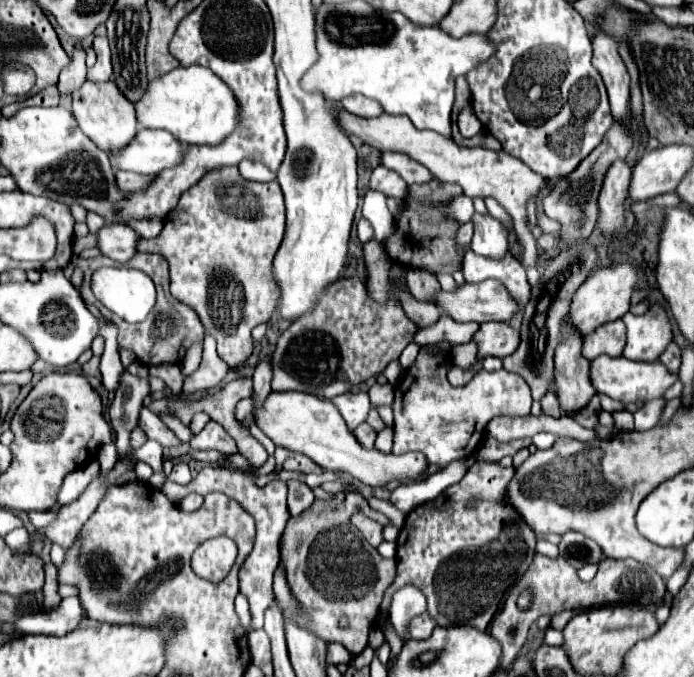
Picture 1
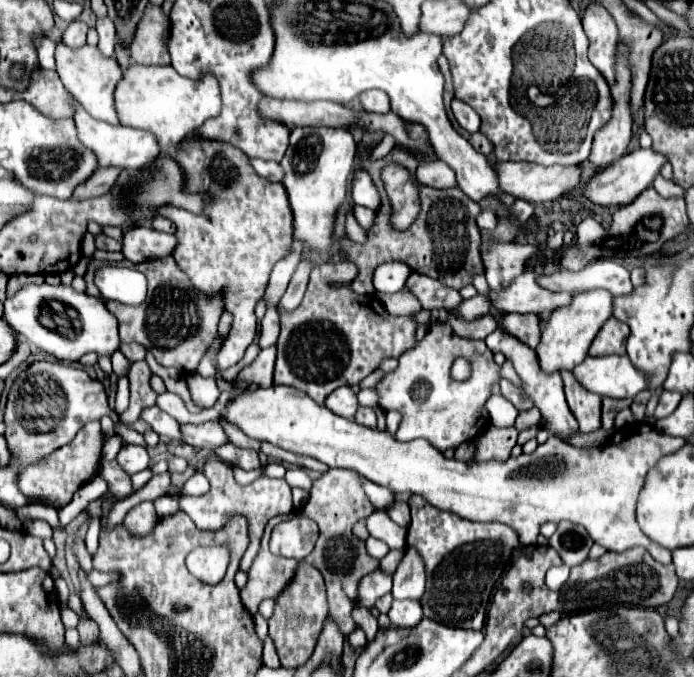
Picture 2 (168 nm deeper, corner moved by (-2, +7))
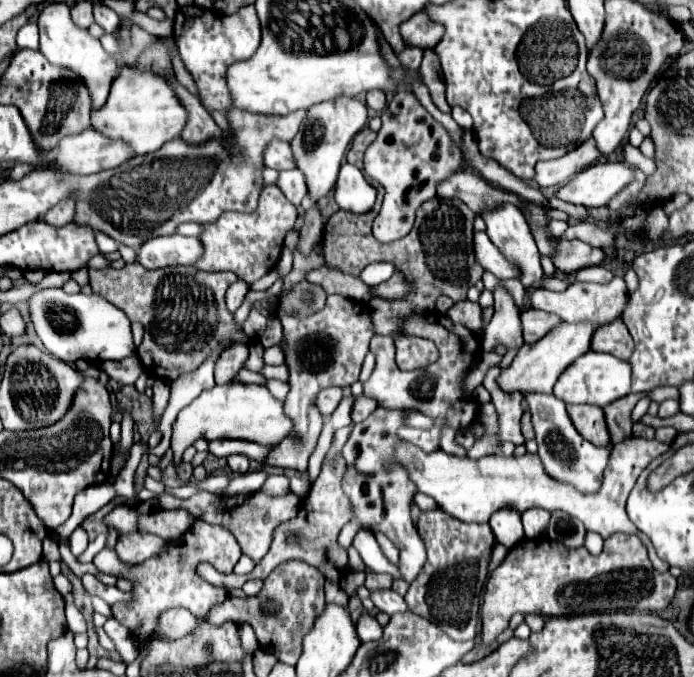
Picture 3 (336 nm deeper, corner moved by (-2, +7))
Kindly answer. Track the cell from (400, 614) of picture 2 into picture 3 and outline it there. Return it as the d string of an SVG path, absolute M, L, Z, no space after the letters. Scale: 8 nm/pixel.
M372 590L370 592L370 598L374 602L374 606L380 610L380 612L386 612L386 614L396 614L396 612L404 612L408 606L404 602L404 598L400 594L396 594L394 590Z

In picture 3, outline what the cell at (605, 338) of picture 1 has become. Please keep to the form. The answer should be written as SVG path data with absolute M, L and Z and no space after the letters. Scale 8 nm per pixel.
M614 320L606 326L600 326L594 330L590 348L594 352L606 352L612 354L620 360L628 360L634 352L634 344L632 344L632 336L626 328L626 324L622 320Z

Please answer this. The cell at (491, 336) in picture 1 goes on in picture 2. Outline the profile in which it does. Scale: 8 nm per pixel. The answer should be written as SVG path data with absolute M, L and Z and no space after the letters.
M504 314L500 318L500 328L518 338L520 342L536 348L540 342L540 318L538 314Z

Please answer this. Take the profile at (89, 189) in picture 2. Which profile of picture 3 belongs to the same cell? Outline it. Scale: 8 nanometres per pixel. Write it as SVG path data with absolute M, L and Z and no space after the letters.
M68 198L68 200L62 200L58 206L54 206L52 210L48 210L42 218L44 218L48 224L62 226L62 224L72 222L72 216L74 216L74 200Z

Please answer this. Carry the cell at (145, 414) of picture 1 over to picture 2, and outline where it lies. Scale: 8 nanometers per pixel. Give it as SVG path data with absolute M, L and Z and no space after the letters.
M206 422L198 426L186 424L186 426L180 426L180 432L182 432L182 442L190 444L196 450L202 450L202 448L214 450L228 442L224 430L216 422Z

